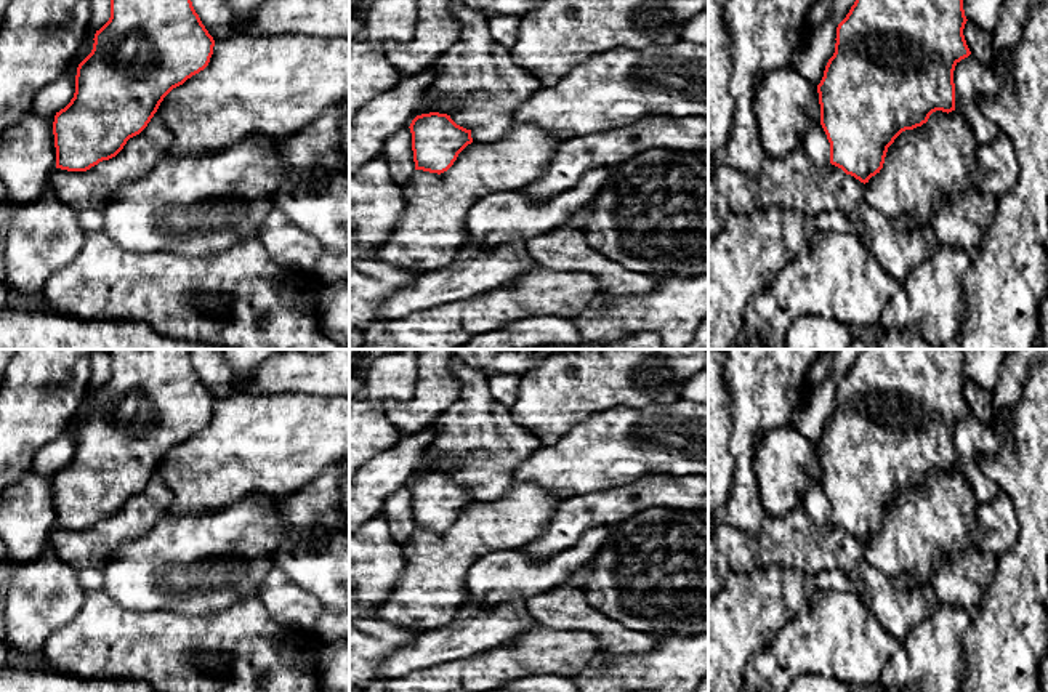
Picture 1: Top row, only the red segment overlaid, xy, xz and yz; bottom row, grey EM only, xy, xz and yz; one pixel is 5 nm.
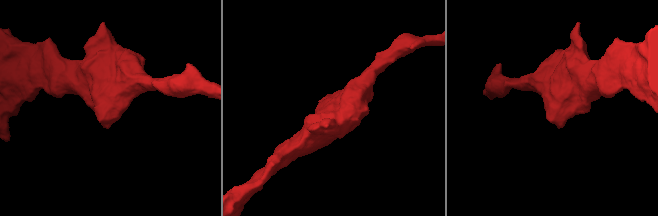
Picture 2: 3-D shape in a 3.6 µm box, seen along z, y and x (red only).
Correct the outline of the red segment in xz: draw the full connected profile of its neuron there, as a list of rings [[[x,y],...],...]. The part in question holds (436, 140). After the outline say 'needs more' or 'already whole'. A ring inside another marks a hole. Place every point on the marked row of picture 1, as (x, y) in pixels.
[[[429,112],[417,115],[409,128],[415,170],[441,175],[473,143],[471,130],[457,125],[447,114]]] | already whole

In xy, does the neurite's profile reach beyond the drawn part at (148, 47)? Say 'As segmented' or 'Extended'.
As segmented

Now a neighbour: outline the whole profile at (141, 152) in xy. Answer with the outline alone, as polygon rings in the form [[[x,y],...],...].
[[[157,111],[147,127],[130,138],[112,159],[87,171],[54,168],[51,189],[67,207],[80,211],[103,211],[111,197],[128,181],[144,178],[168,152],[173,139]]]

